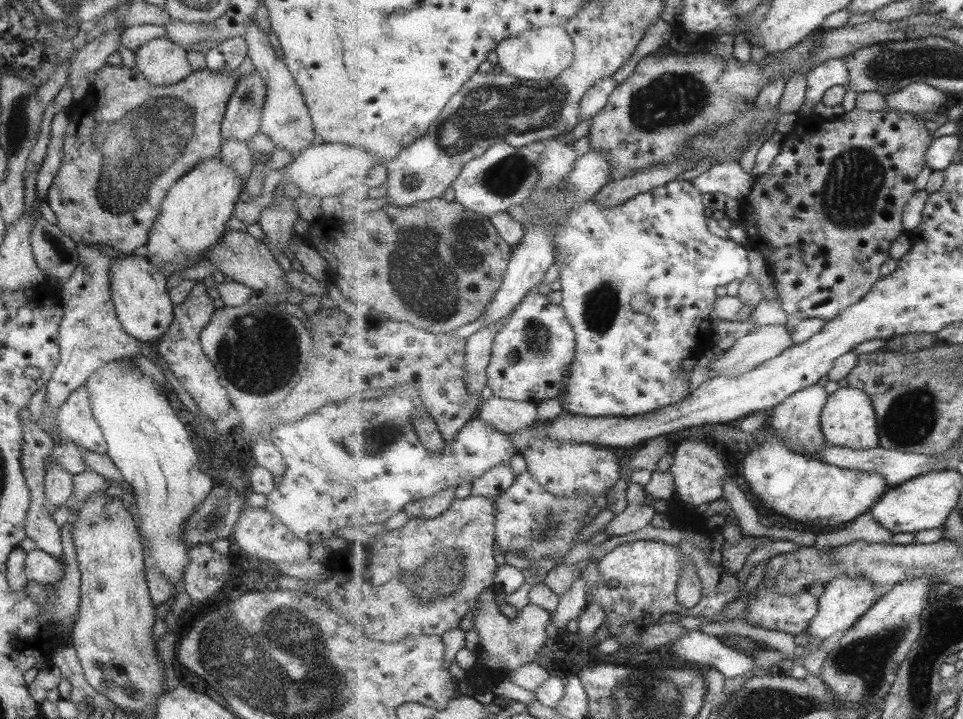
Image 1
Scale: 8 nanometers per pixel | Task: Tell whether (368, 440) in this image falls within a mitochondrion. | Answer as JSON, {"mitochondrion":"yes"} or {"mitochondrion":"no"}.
{"mitochondrion":"yes"}

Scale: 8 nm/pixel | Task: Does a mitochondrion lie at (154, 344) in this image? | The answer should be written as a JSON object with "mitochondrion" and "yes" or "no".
{"mitochondrion":"no"}

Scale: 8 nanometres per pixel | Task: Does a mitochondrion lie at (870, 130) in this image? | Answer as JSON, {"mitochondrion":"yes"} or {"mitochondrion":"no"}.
{"mitochondrion":"no"}

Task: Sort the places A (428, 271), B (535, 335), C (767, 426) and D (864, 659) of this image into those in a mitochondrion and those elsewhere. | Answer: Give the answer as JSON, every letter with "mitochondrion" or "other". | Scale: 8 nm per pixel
{"A":"mitochondrion","B":"mitochondrion","C":"other","D":"mitochondrion"}

